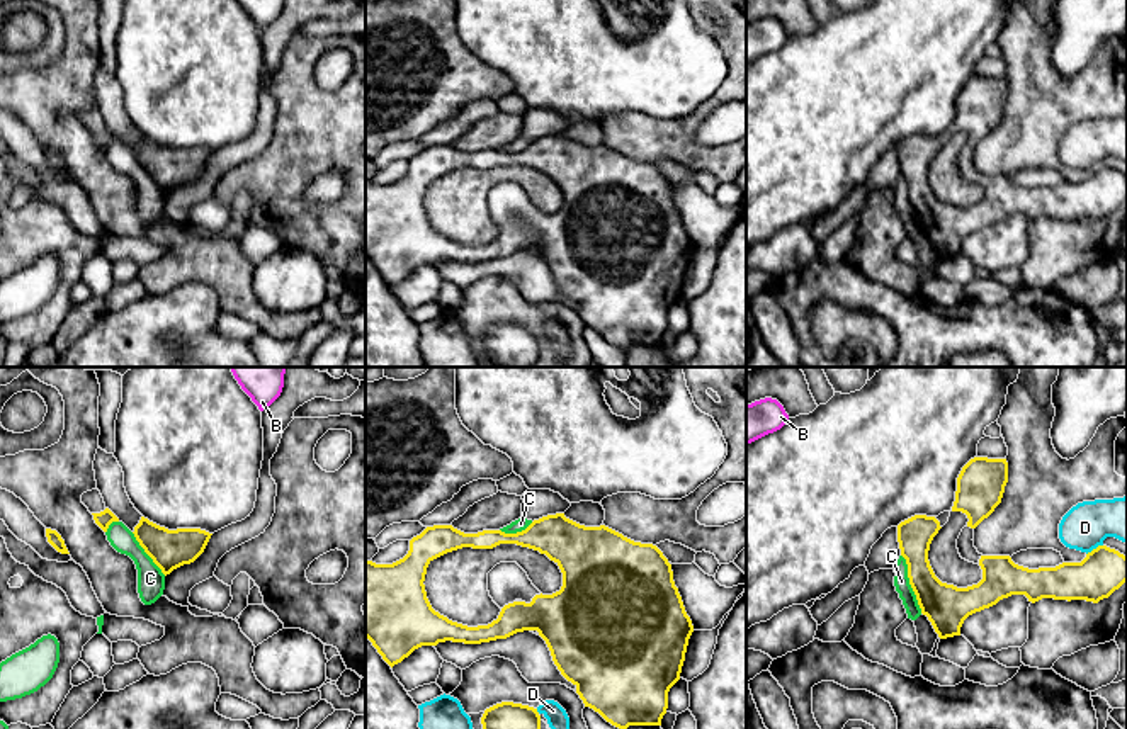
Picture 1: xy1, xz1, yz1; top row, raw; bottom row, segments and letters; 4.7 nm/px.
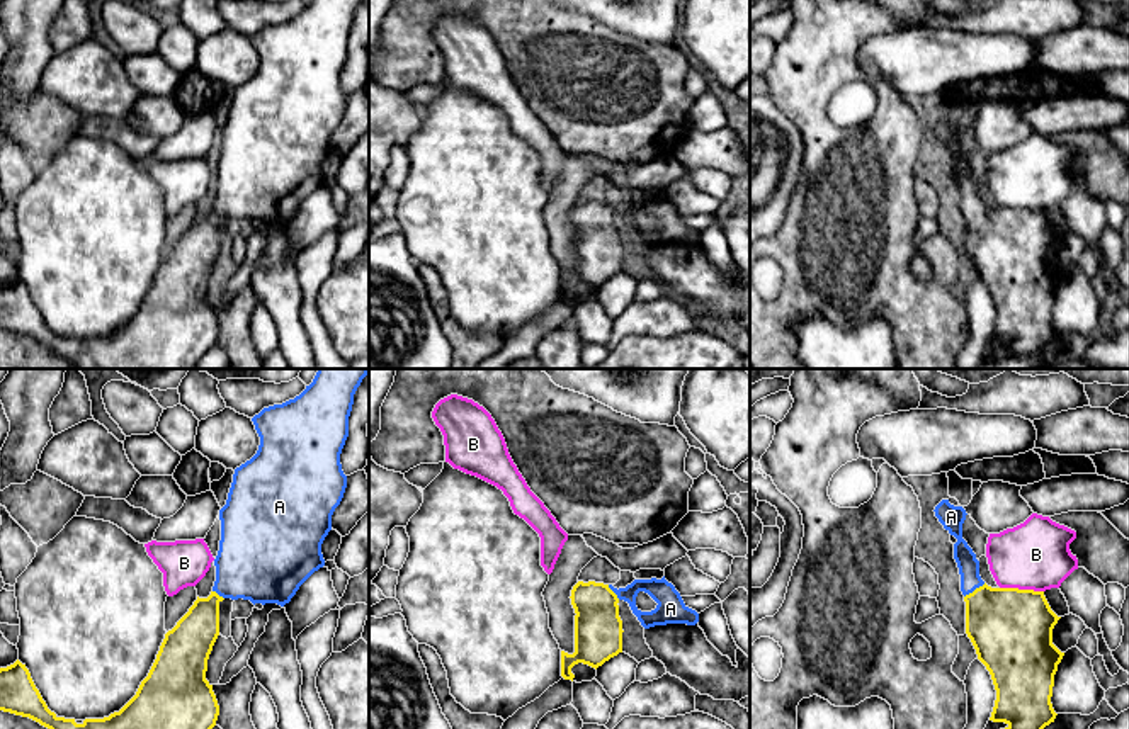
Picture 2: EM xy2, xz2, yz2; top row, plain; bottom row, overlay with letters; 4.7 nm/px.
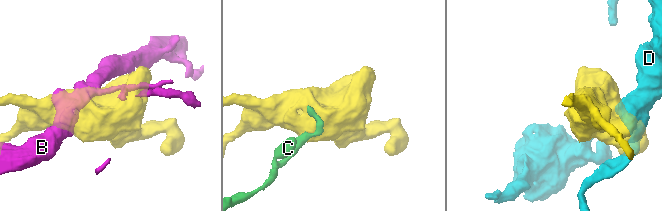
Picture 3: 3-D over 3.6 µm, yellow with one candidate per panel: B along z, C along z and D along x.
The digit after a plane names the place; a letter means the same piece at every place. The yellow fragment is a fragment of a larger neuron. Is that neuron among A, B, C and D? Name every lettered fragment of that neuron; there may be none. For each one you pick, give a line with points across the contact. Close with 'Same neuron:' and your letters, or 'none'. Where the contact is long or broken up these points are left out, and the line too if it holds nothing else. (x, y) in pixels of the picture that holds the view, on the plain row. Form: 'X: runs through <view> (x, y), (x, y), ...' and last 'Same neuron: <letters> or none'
A: runs through yz2 (1010, 248), (980, 218), (976, 208), (970, 199), (968, 184)
Same neuron: A

